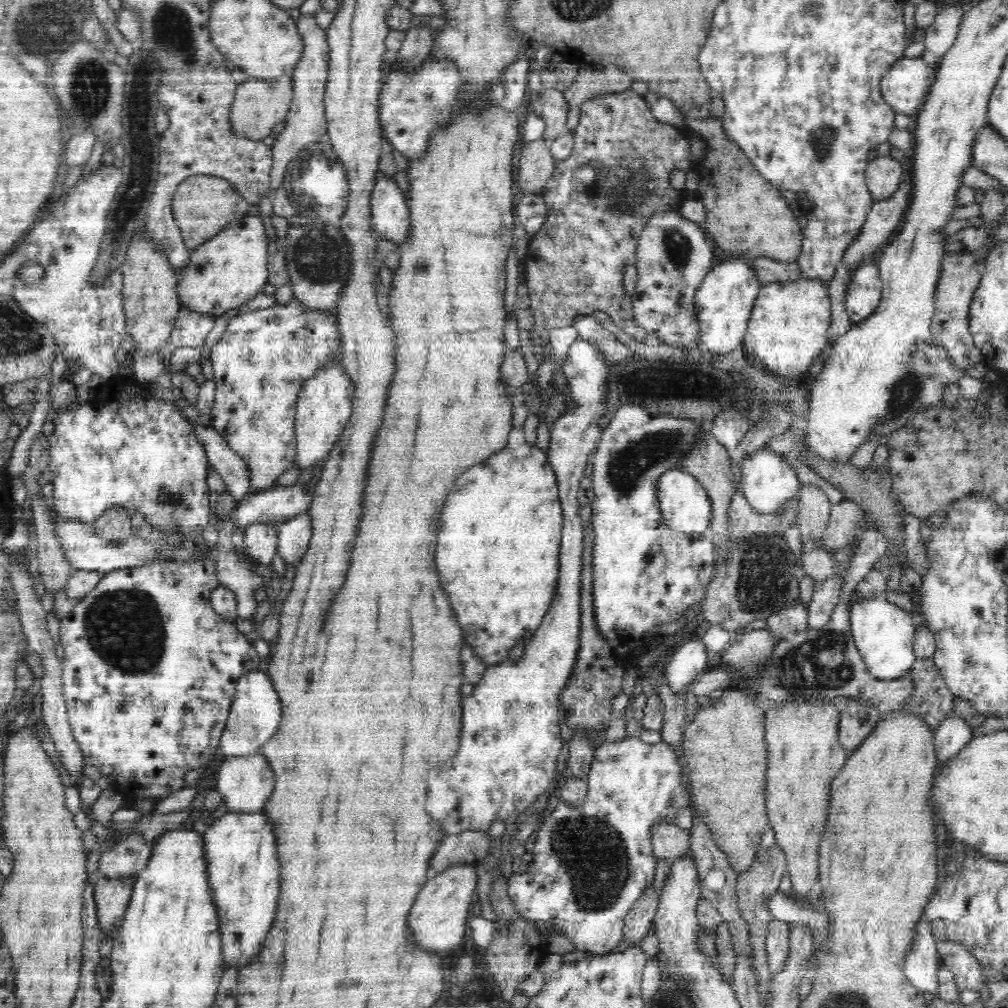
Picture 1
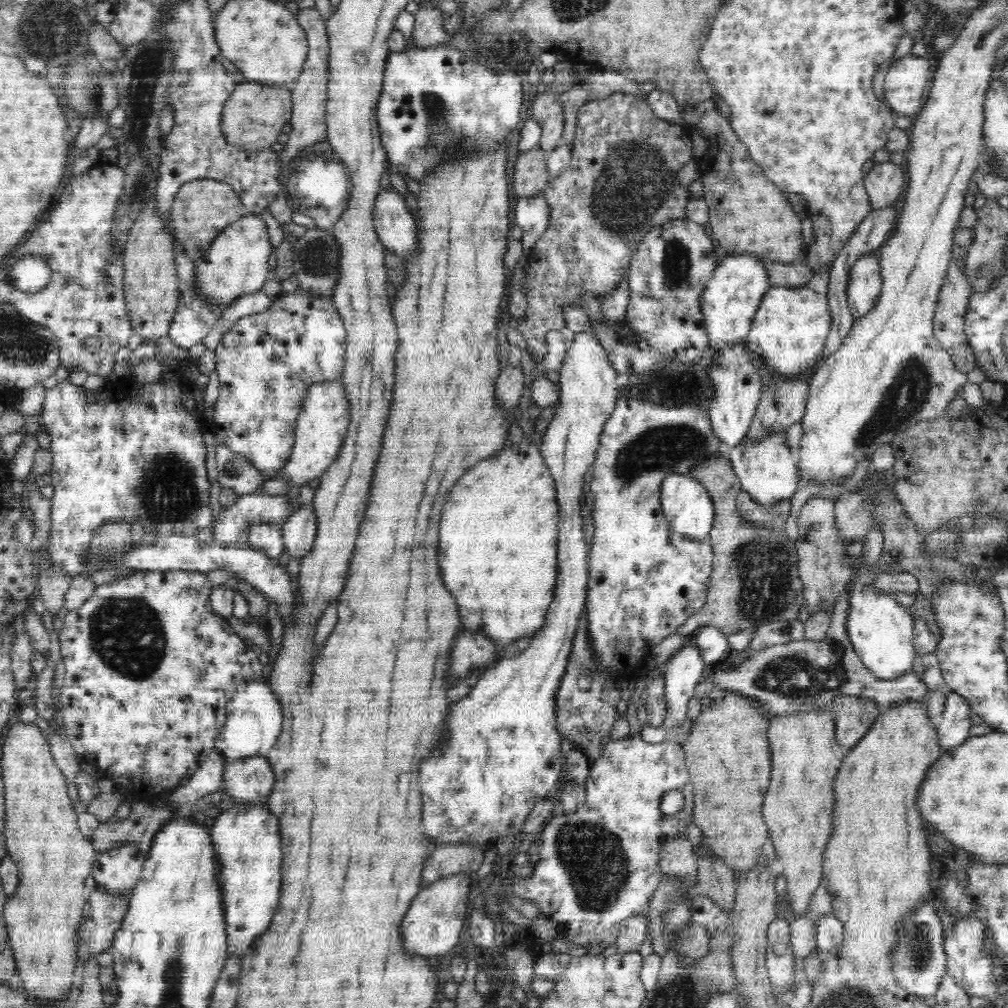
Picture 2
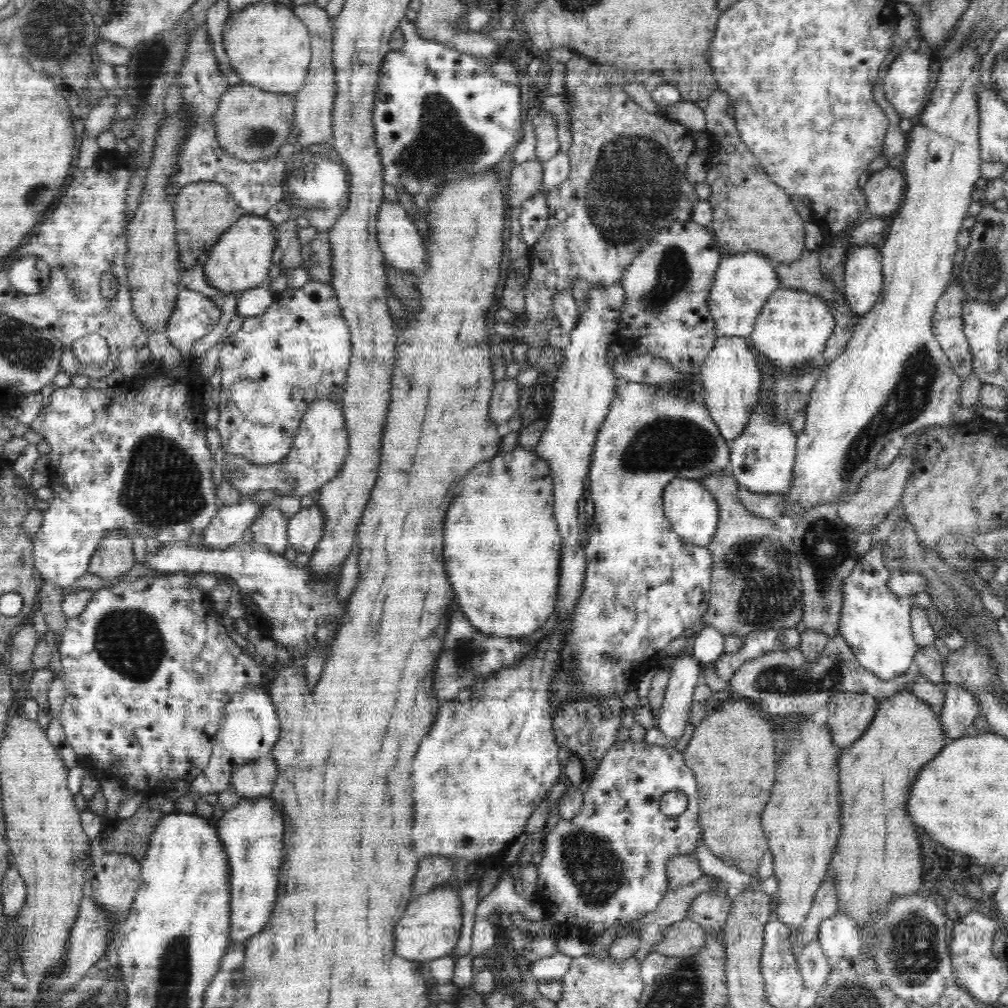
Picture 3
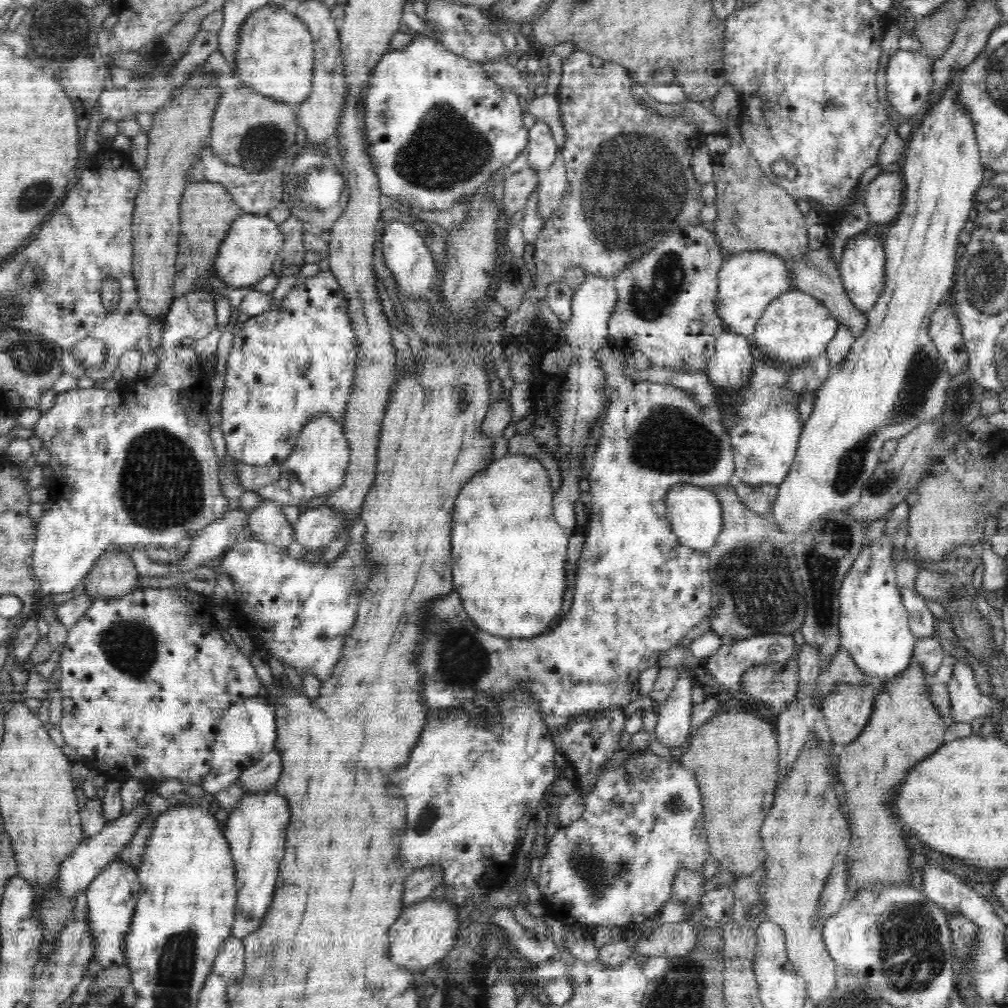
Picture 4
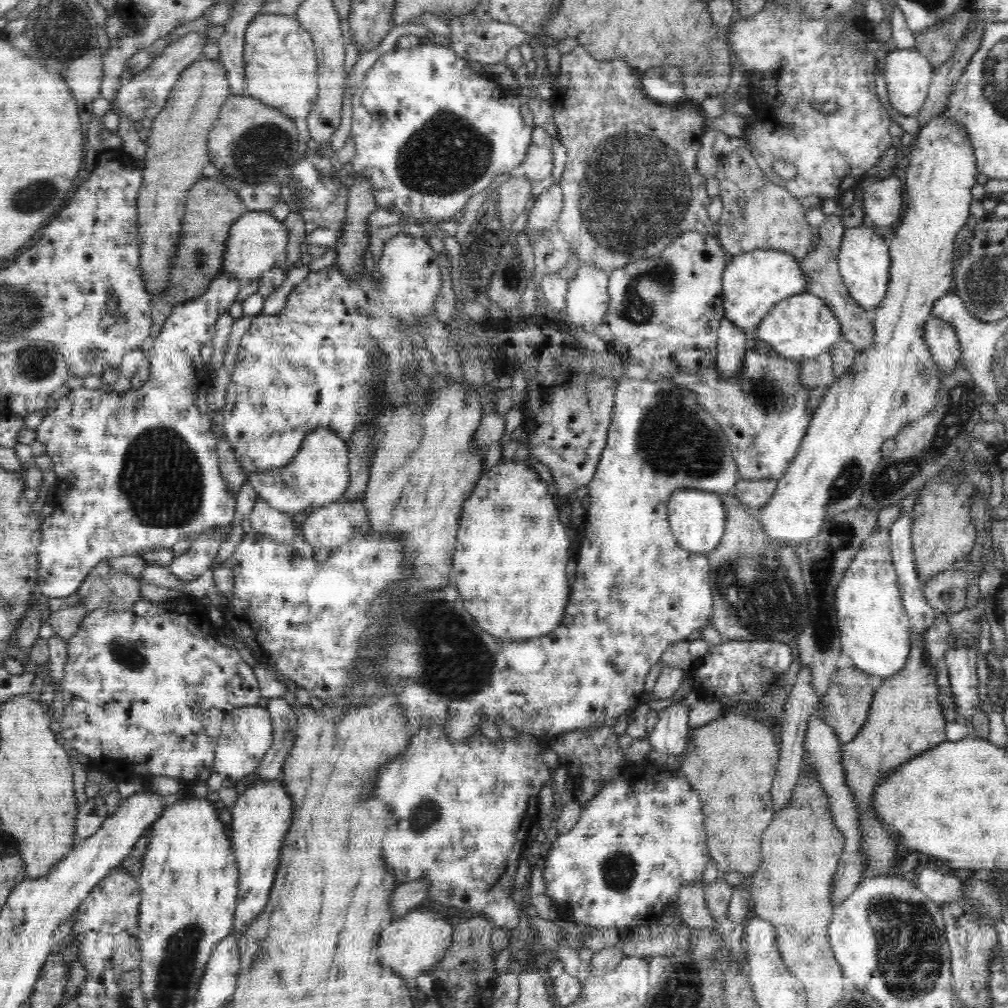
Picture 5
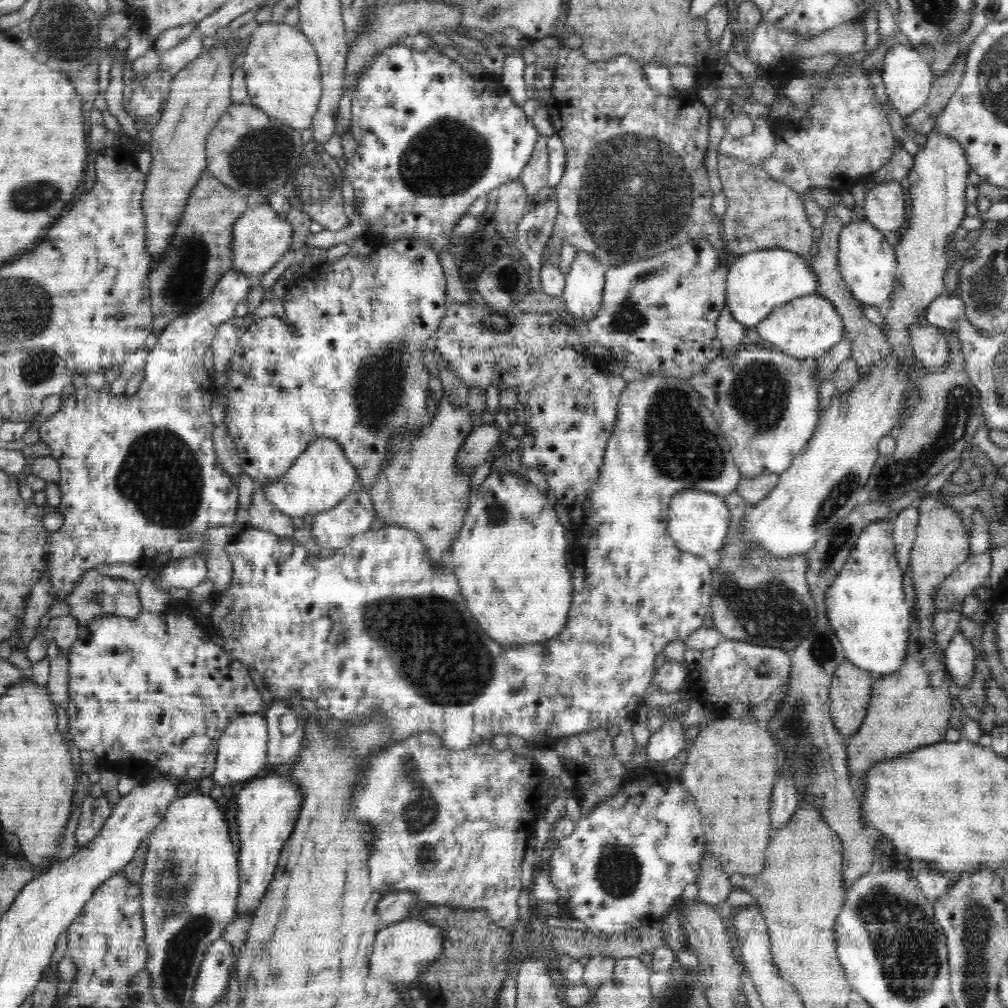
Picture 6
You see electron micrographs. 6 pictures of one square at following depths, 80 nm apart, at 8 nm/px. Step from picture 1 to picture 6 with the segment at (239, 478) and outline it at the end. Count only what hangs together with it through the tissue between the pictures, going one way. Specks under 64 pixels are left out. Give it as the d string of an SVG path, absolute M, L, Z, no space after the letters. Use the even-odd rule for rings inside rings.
M318 438L296 458L288 472L278 482L257 485L264 489L274 507L288 516L316 516L332 510L352 491L356 490L358 477L355 468L348 462L339 442L331 438Z

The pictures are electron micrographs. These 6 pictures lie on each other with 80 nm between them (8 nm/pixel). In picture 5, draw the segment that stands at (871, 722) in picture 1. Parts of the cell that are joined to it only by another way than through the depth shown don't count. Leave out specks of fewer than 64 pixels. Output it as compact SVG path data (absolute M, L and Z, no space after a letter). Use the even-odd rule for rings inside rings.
M856 667L840 668L833 674L828 691L821 700L822 717L834 729L836 737L842 744L856 738L868 718L870 706L876 694L876 688L872 686L870 680L872 680L871 675Z

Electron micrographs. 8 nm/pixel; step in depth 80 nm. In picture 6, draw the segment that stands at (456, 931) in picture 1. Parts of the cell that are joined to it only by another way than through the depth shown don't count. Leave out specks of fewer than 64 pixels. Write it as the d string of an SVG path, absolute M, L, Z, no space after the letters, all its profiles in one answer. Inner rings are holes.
M417 915L378 929L371 944L372 952L368 964L372 976L376 974L381 980L388 982L404 981L412 984L443 953L444 933L439 926L432 926Z

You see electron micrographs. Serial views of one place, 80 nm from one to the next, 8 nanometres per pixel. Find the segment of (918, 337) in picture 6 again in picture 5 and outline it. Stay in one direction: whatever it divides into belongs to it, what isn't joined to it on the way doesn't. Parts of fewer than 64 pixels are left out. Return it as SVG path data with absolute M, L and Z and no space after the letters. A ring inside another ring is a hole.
M930 316L923 328L923 341L940 370L951 372L956 368L961 348L953 326Z

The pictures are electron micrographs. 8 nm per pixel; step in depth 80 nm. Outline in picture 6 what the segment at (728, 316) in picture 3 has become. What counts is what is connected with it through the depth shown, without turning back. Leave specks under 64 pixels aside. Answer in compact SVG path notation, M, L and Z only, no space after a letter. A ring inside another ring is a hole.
M762 249L743 255L730 257L727 272L727 299L725 304L745 327L755 328L775 308L782 306L794 298L815 294L819 288L808 257L801 257L786 249Z

